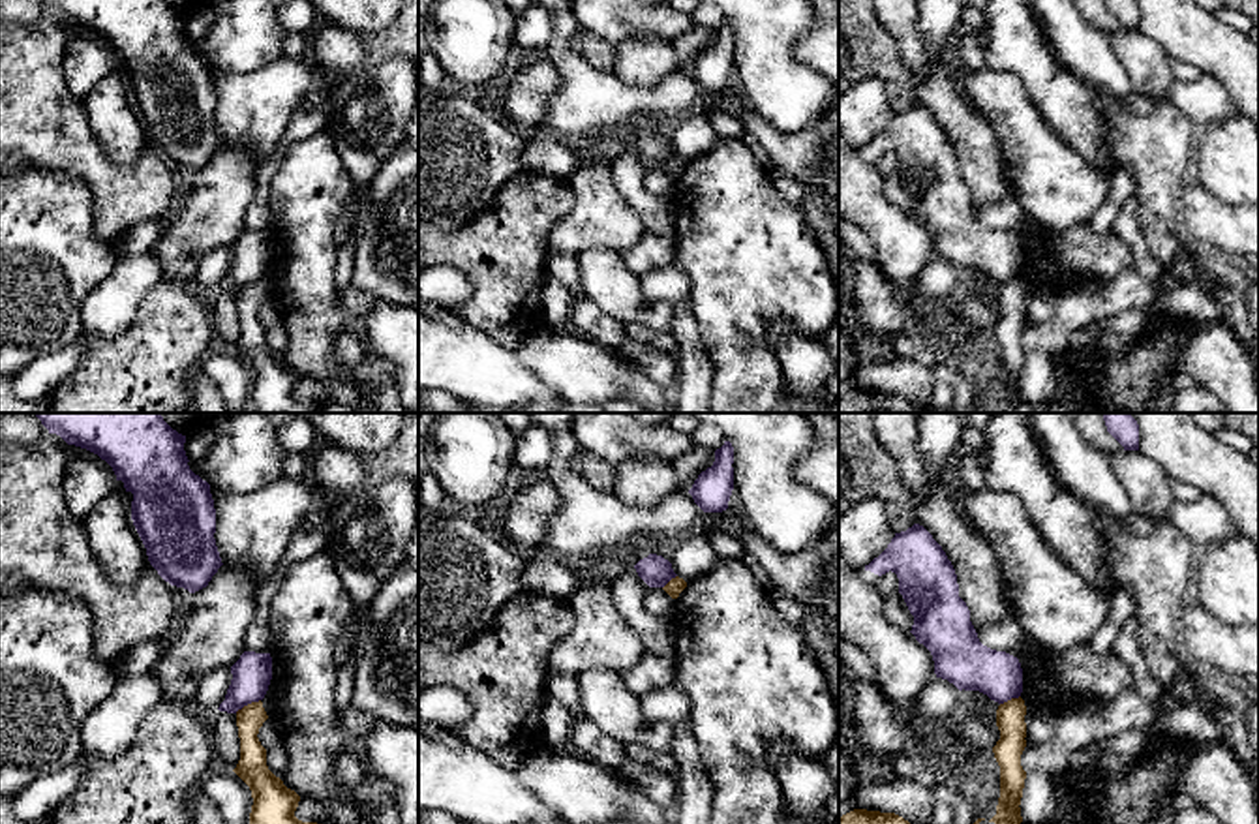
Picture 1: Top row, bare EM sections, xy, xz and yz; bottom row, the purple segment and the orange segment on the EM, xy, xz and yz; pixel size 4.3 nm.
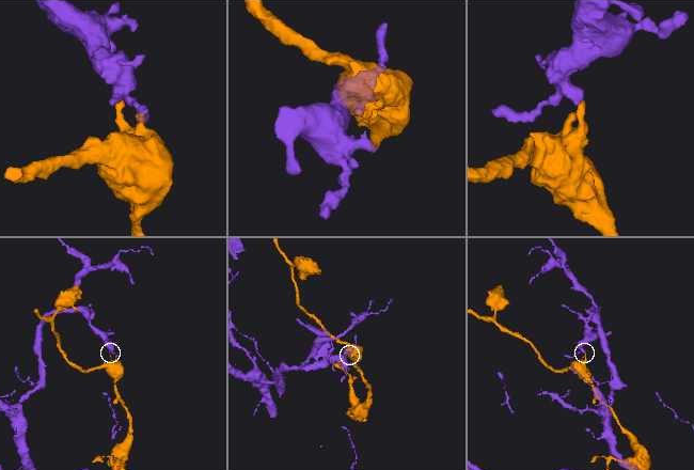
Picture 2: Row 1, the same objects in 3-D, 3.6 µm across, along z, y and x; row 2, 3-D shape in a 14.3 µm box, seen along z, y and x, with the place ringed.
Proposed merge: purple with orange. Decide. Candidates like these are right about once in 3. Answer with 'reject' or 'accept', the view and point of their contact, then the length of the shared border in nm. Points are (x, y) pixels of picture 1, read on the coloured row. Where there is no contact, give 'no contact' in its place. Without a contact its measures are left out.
reject; contact xy (246, 704); length 130 nm

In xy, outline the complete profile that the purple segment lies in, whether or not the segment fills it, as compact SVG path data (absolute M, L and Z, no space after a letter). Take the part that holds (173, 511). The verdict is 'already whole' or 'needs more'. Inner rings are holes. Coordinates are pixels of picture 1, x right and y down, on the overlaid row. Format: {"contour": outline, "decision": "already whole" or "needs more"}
{"contour": "M34 413L49 434L60 435L68 445L75 445L105 460L126 492L133 494L131 520L146 548L150 565L171 586L195 593L208 586L223 565L216 546L216 509L210 484L195 475L188 465L184 450L186 435L173 430L159 413Z", "decision": "already whole"}

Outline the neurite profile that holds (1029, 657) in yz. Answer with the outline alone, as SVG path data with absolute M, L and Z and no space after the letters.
M1028 640L1024 648L1015 655L1023 668L1023 679L1039 664L1039 648Z

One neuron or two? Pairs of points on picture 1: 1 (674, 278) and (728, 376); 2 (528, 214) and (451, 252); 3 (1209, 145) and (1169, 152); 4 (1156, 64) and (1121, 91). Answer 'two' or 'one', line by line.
1: two
2: one
3: two
4: two

